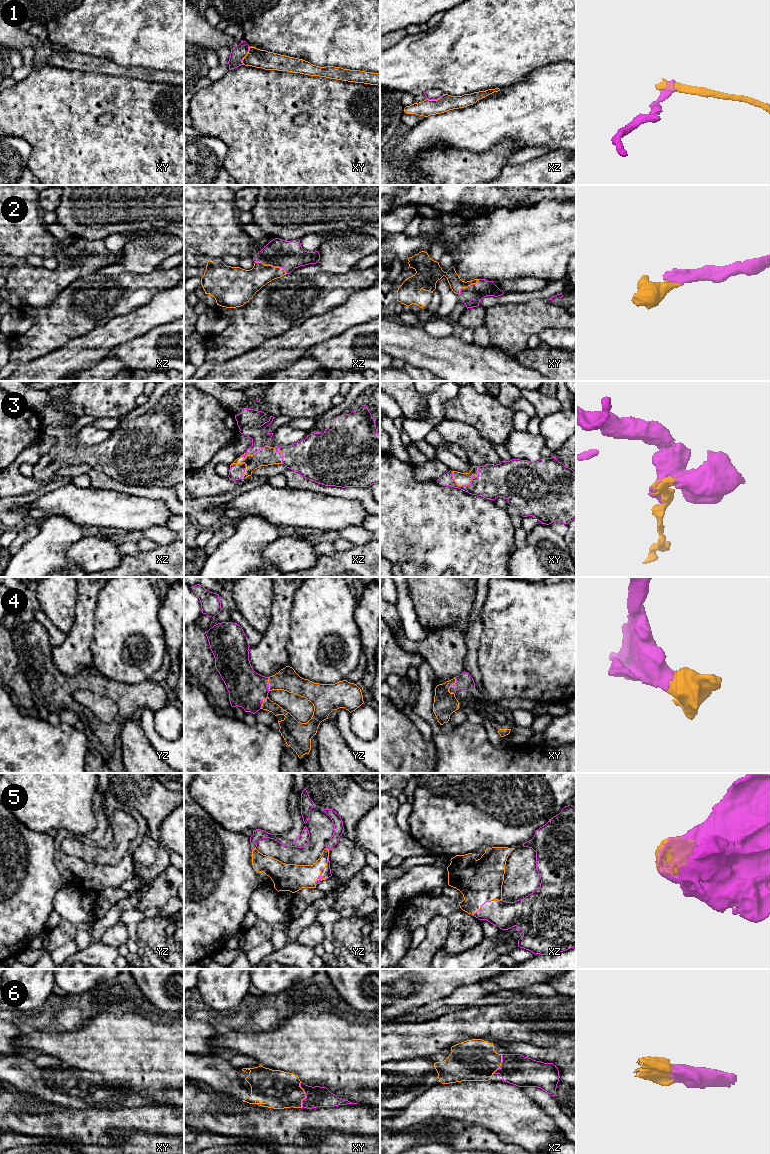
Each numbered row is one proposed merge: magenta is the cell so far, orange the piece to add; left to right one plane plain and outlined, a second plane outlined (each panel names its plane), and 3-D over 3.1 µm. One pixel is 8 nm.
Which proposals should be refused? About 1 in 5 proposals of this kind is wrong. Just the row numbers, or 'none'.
1

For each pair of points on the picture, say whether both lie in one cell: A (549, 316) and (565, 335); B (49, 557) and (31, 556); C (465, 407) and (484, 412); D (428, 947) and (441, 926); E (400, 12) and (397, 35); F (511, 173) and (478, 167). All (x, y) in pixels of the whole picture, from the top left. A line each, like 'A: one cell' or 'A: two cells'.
A: two cells
B: one cell
C: one cell
D: one cell
E: two cells
F: two cells

